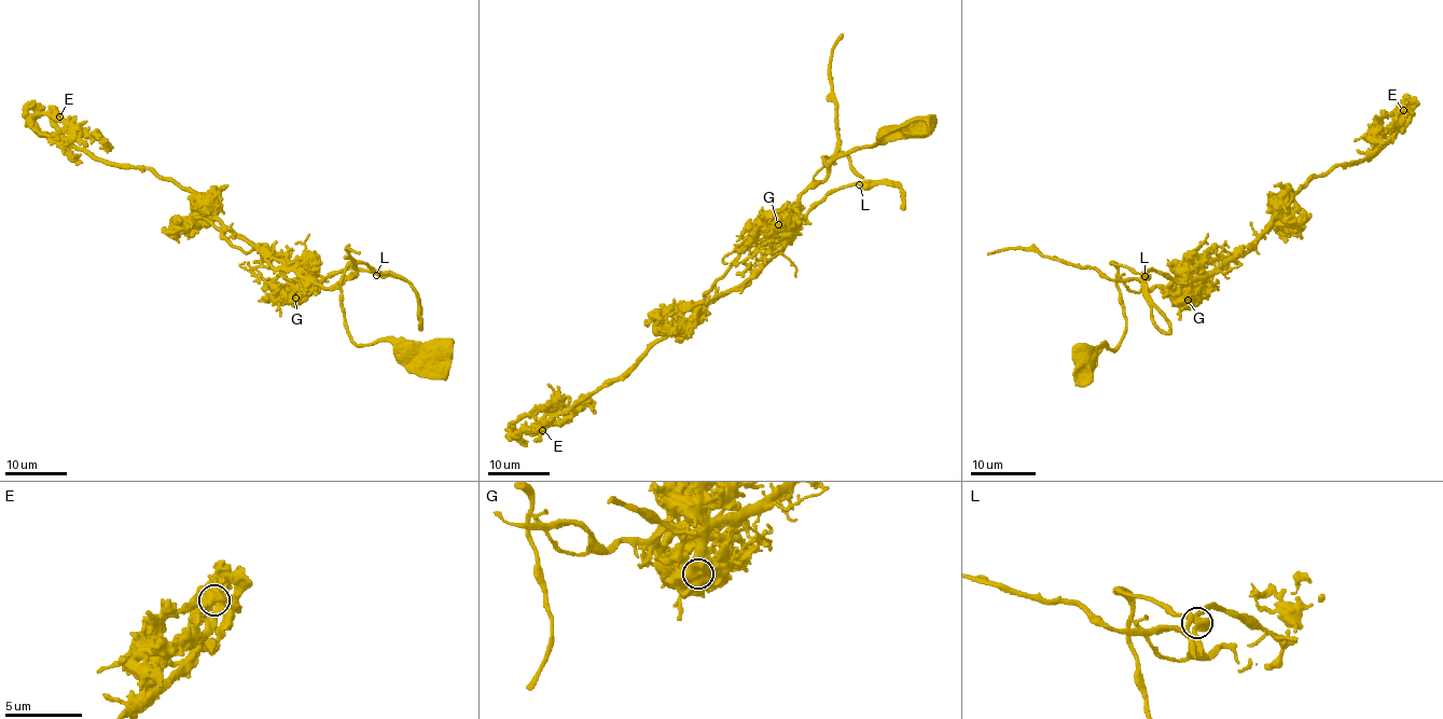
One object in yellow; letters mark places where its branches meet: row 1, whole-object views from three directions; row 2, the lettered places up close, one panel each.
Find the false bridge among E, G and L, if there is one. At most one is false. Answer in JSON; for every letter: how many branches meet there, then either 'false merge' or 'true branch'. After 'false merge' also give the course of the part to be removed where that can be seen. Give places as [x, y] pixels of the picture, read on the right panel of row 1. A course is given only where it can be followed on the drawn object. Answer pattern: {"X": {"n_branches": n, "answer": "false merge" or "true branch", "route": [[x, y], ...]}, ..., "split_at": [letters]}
{"E": {"n_branches": 4, "answer": "true branch"}, "G": {"n_branches": 2, "answer": "false merge", "route": [[1187, 301], [1170, 282], [1213, 247], [1239, 251], [1278, 216], [1282, 229], [1301, 227], [1302, 209], [1273, 185]]}, "L": {"n_branches": 2, "answer": "true branch"}, "split_at": ["G"]}

